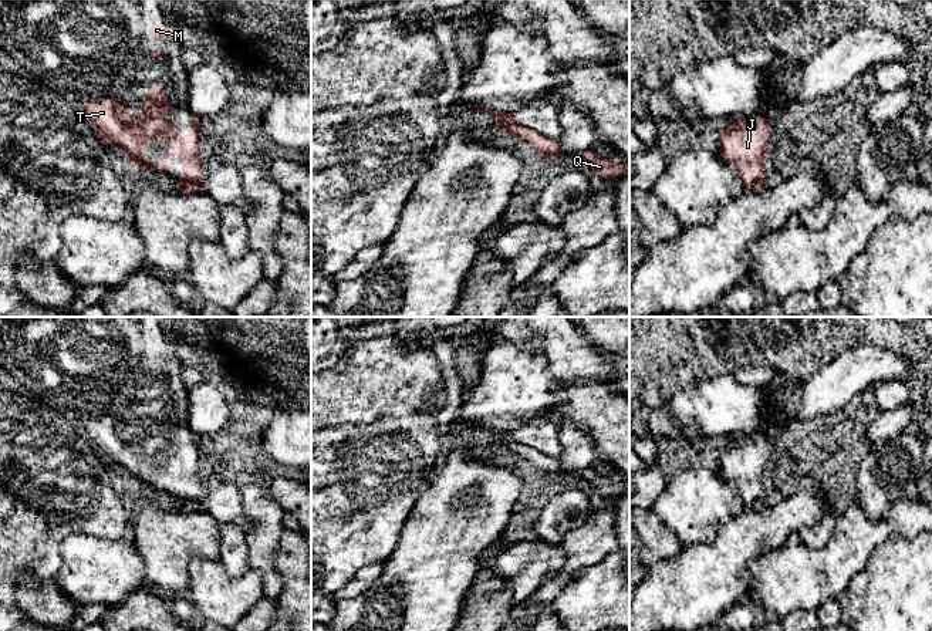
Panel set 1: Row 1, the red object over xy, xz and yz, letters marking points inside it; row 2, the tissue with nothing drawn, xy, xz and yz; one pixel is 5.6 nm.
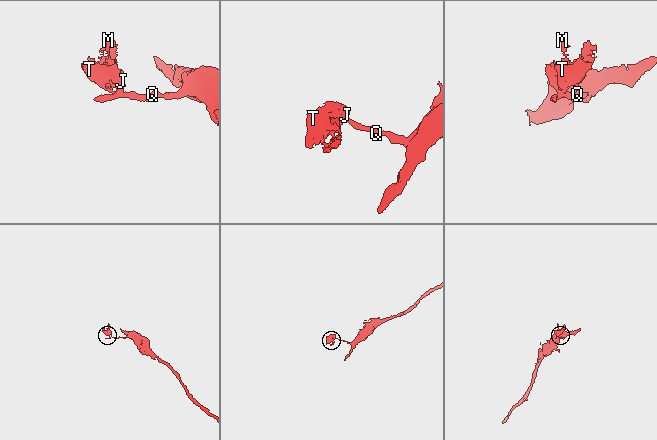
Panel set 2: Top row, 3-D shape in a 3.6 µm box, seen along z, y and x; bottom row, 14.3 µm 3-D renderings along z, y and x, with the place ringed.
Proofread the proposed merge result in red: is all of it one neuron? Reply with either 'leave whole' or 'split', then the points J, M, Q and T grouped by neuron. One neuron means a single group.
split | J M T / Q

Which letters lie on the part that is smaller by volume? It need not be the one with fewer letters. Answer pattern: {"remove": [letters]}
{"remove": ["J", "M", "T"]}

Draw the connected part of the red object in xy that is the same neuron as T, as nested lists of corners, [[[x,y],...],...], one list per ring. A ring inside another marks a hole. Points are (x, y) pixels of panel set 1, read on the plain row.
[[[148,402],[148,414],[142,418],[141,433],[132,439],[124,419],[116,416],[87,416],[84,432],[91,439],[97,455],[105,462],[114,462],[129,482],[136,483],[145,490],[159,490],[170,493],[168,475],[176,472],[182,478],[182,496],[178,502],[192,502],[202,499],[202,476],[199,470],[199,435],[192,432],[190,453],[188,456],[176,455],[176,441],[165,438],[166,429],[173,428],[173,419],[163,414],[163,405]],[[158,456],[166,456],[173,460],[173,469],[162,470],[162,483],[152,485],[145,475],[149,462]]]

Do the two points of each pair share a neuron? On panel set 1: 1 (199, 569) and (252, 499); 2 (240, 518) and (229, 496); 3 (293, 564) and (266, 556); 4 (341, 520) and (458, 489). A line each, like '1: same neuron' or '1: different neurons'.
1: different neurons
2: same neuron
3: different neurons
4: different neurons

